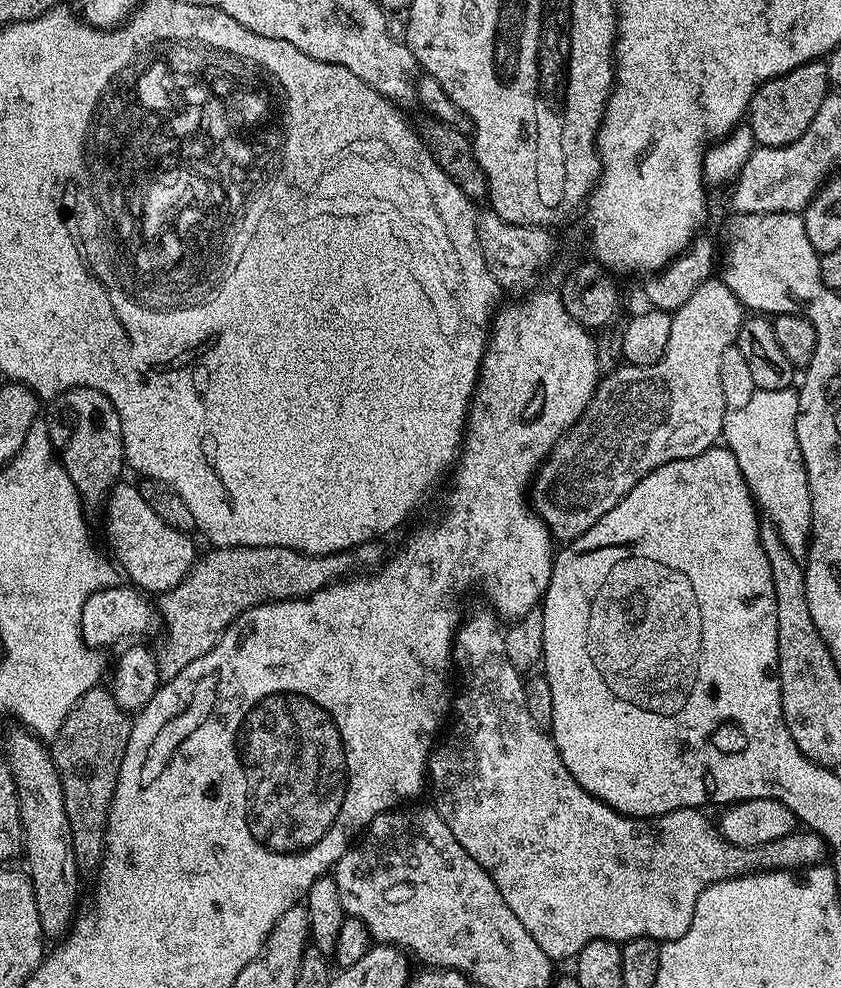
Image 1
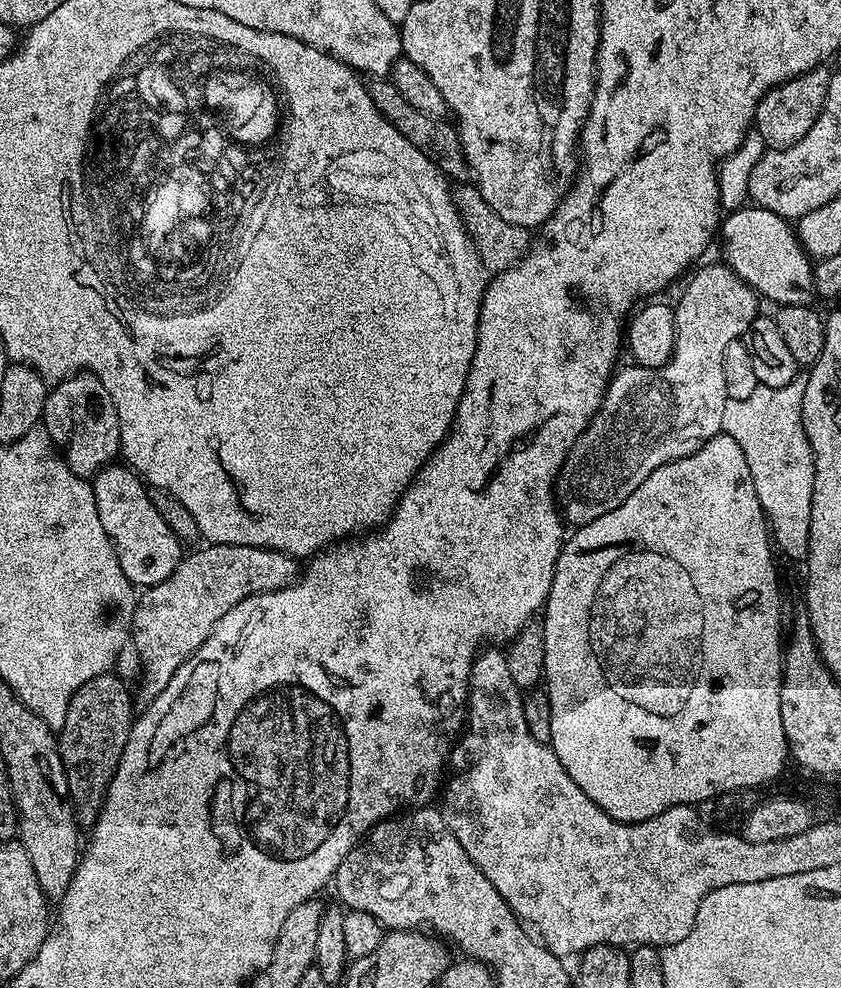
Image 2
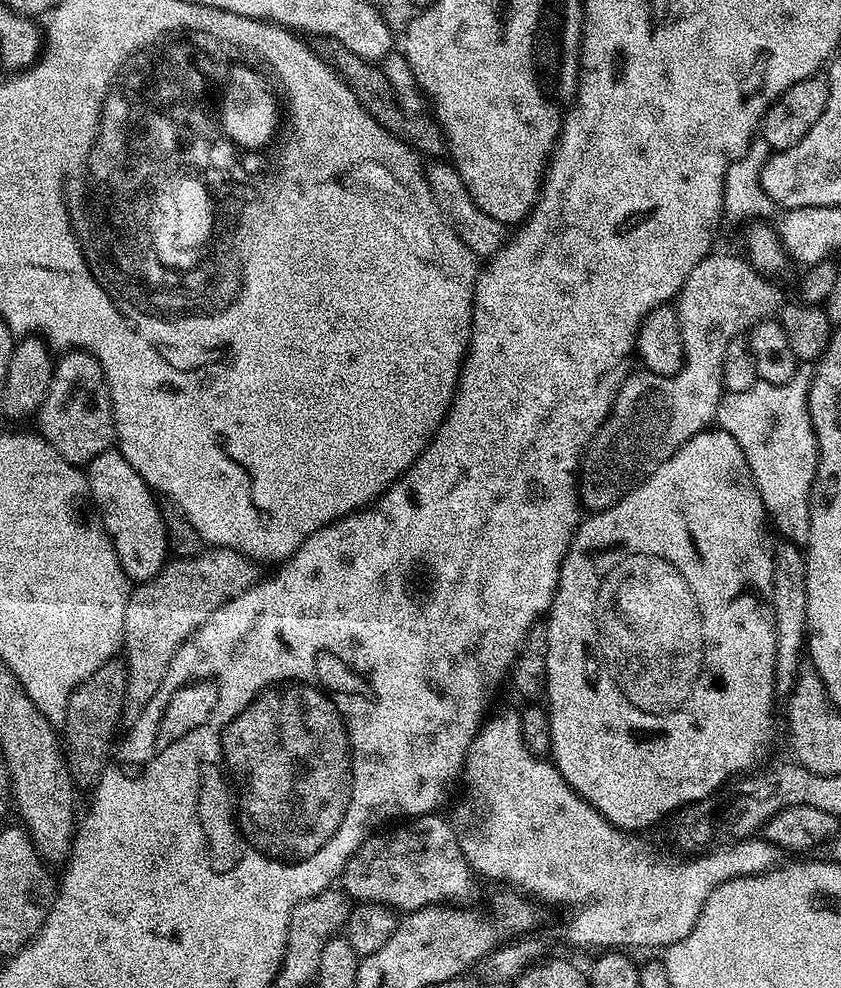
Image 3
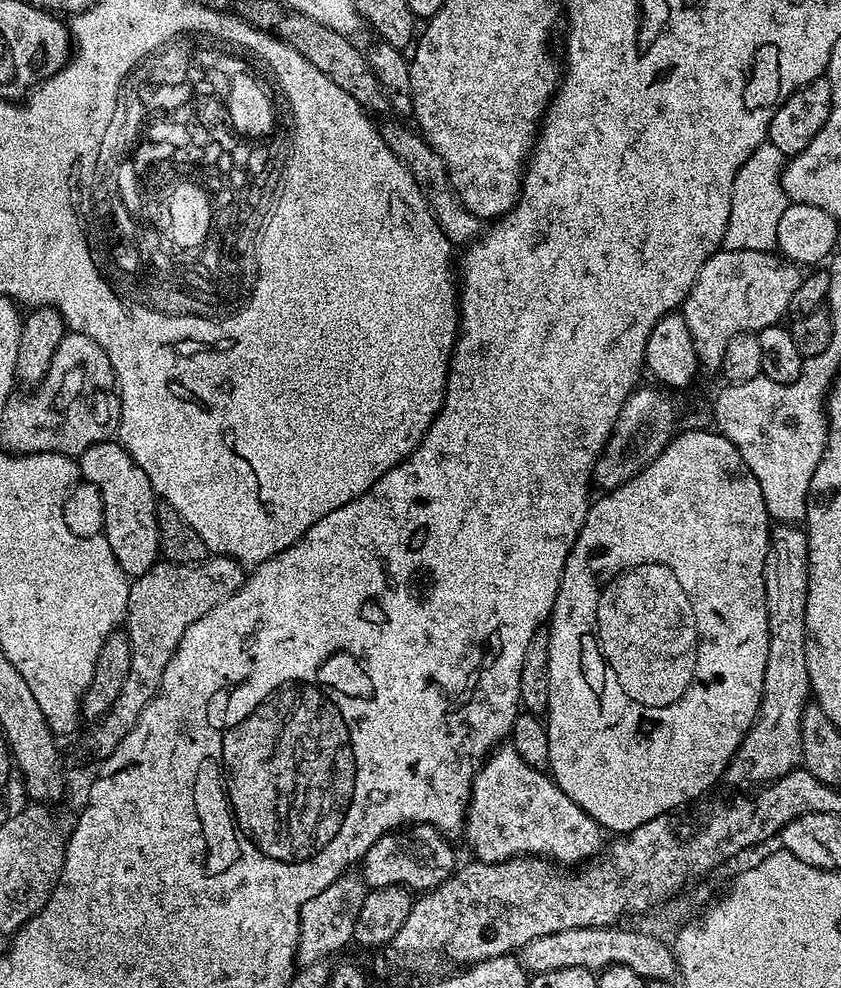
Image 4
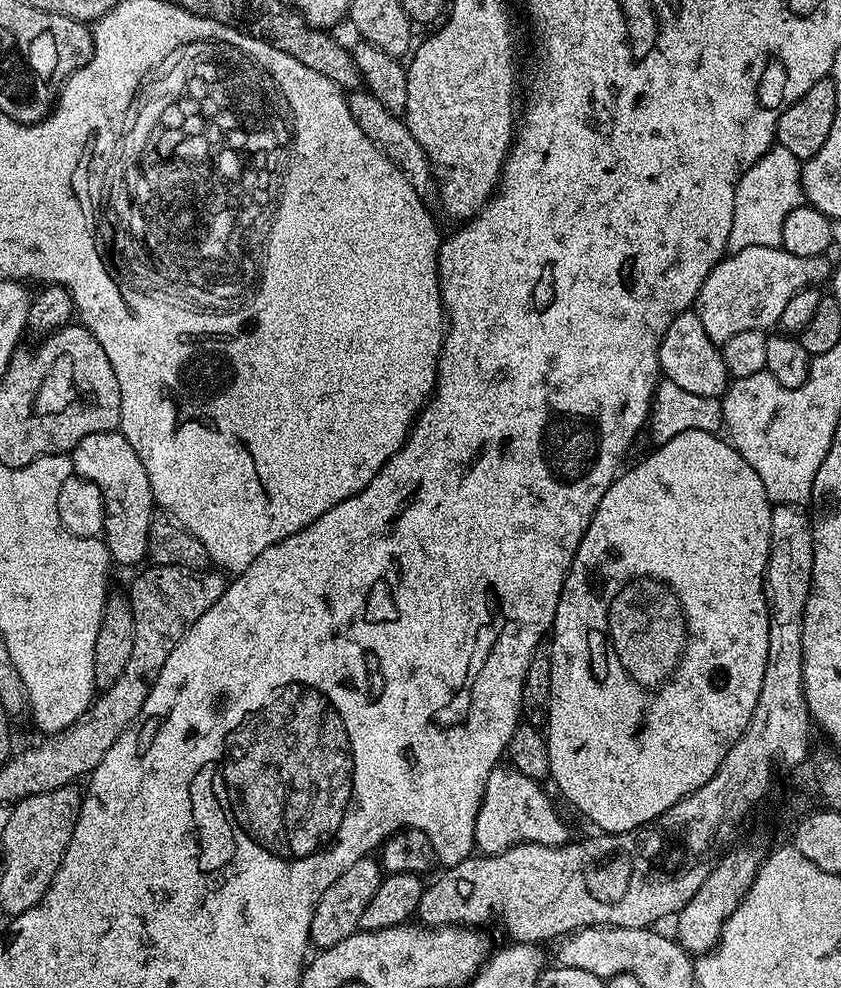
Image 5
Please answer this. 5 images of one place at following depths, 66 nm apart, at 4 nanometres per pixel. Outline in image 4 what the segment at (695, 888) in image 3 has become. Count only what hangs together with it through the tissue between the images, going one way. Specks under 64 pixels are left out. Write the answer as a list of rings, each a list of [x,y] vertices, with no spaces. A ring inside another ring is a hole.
[[[511,746],[497,747],[476,771],[472,795],[468,797],[468,812],[464,815],[462,836],[468,839],[476,855],[473,857],[482,864],[498,864],[503,860],[527,856],[543,858],[560,866],[580,866],[593,859],[606,844],[605,829],[594,822],[594,818],[582,810],[582,806],[575,804],[547,771],[526,766],[526,762],[518,758]]]

